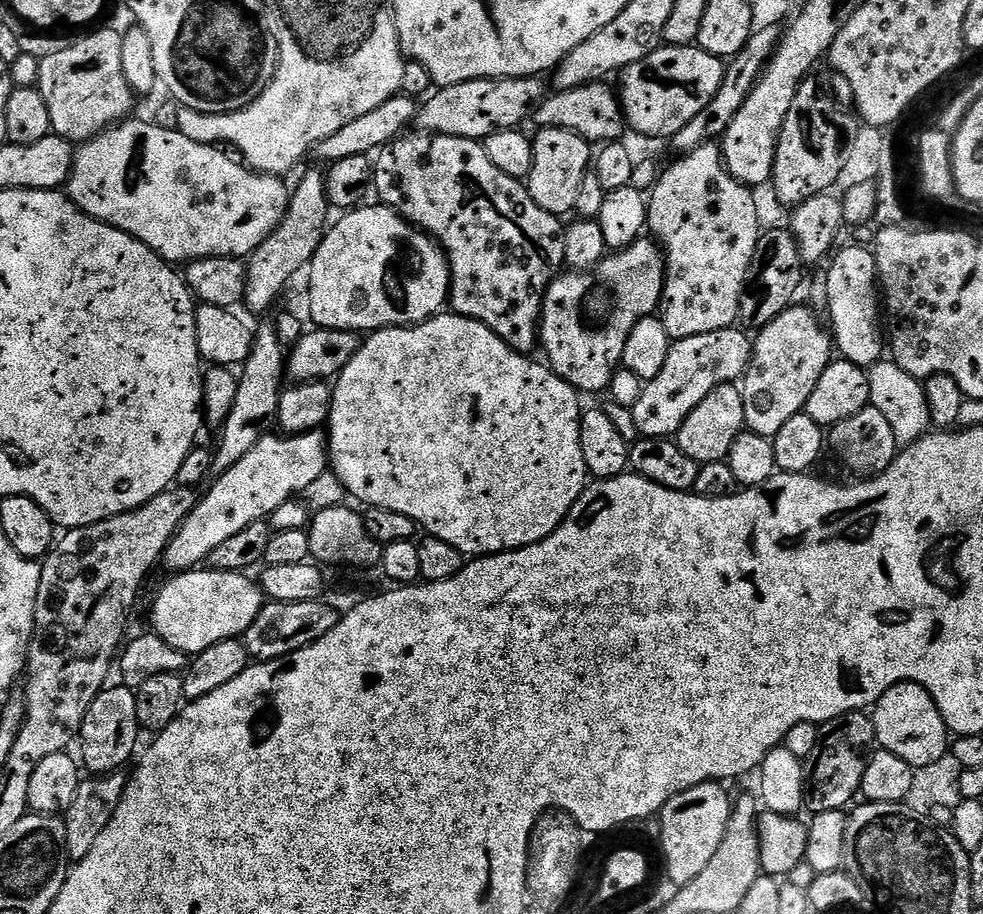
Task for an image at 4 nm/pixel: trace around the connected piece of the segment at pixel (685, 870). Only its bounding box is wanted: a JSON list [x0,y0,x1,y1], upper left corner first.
[658,783,732,886]

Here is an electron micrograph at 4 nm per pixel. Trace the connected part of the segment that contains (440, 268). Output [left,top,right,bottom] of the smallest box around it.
[307,206,452,334]

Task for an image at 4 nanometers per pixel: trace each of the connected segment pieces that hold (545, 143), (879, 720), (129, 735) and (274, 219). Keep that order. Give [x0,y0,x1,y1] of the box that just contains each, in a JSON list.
[[526,128,594,218],[870,684,950,768],[78,686,142,776],[66,118,289,266]]

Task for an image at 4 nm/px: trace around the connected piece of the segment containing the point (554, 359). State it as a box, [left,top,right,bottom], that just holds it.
[538,238,664,394]

